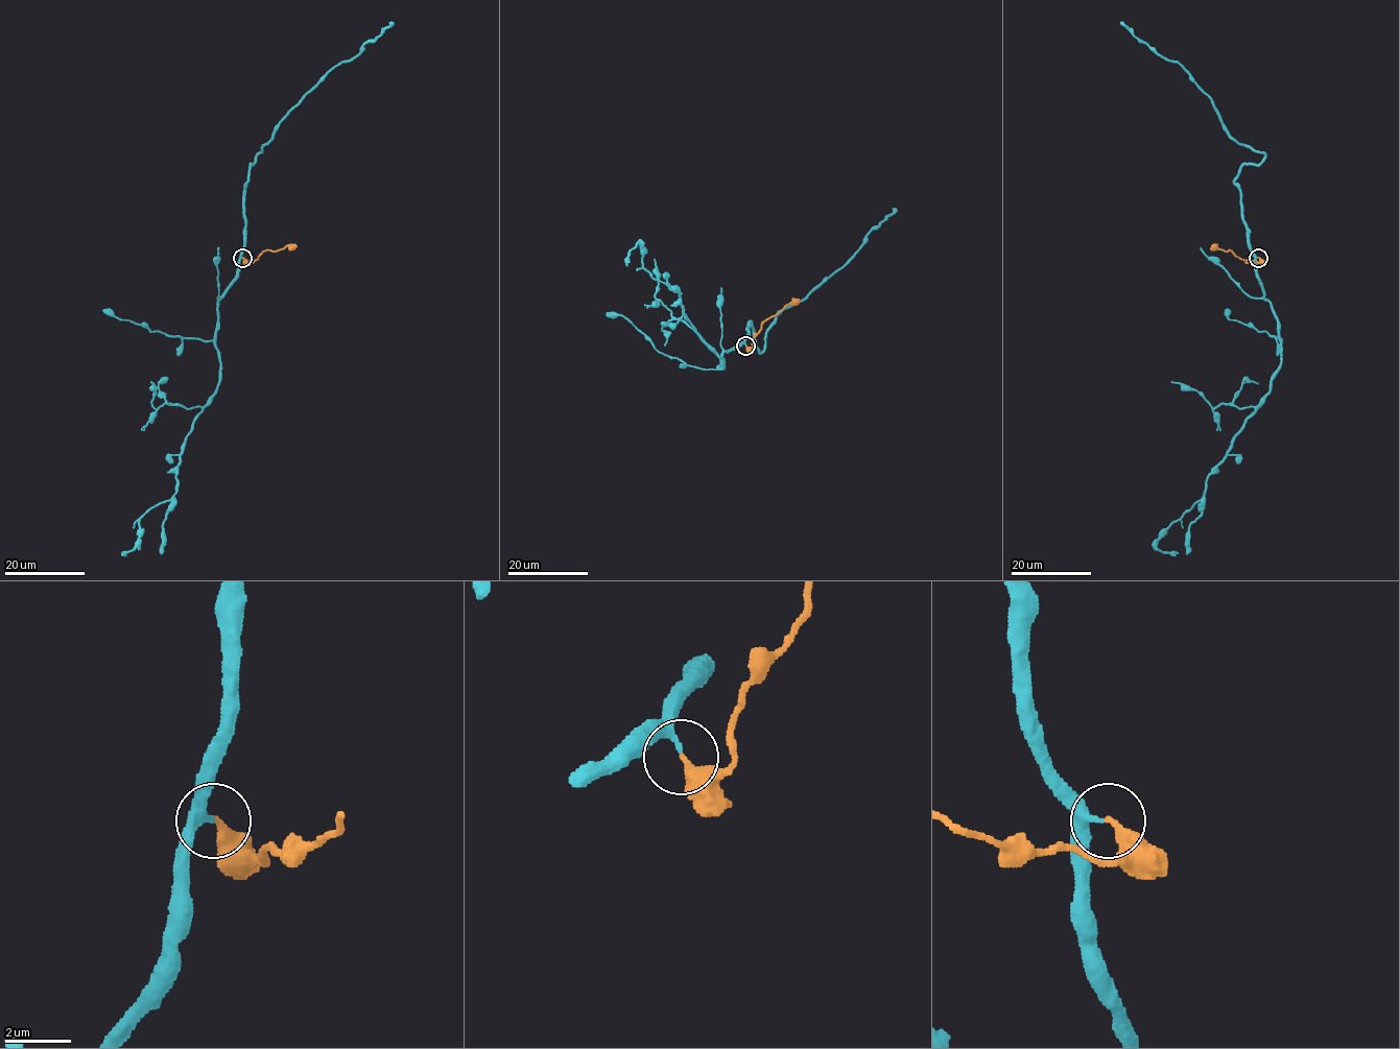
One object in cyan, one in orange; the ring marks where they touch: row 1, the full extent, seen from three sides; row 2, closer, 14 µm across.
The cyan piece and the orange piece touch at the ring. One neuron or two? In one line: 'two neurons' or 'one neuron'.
one neuron

